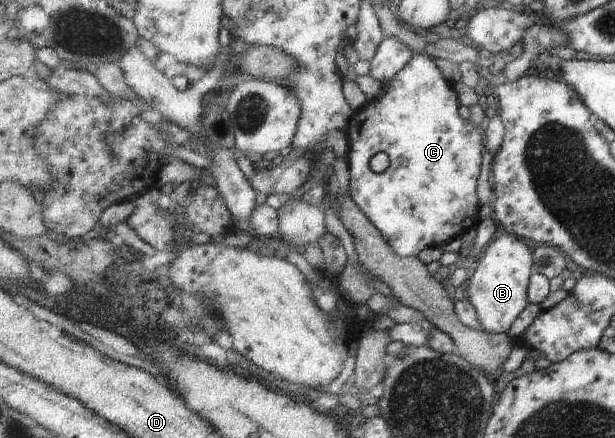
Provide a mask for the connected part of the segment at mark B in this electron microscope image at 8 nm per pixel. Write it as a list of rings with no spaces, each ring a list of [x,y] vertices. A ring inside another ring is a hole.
[[[497,232],[490,240],[476,273],[468,280],[468,293],[477,319],[488,332],[503,334],[512,327],[520,313],[528,307],[529,285],[533,275],[534,256],[528,245],[516,234]]]

